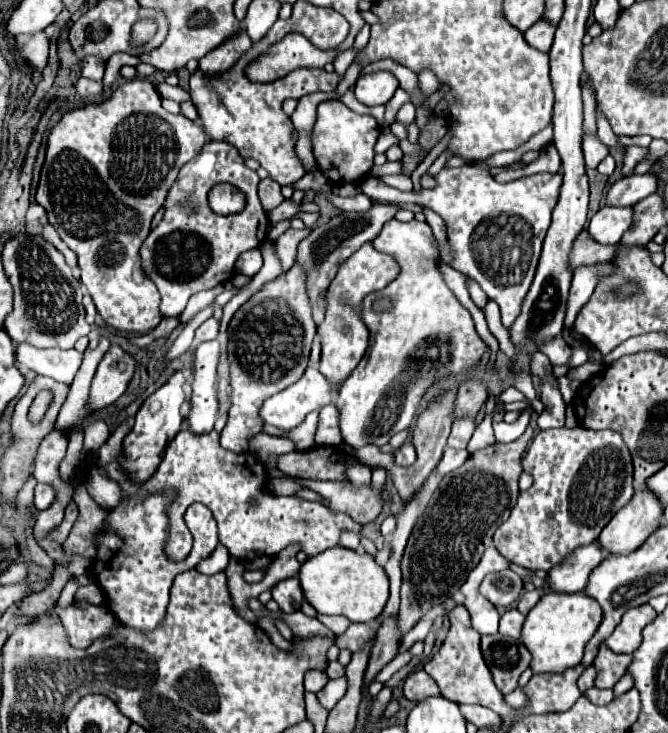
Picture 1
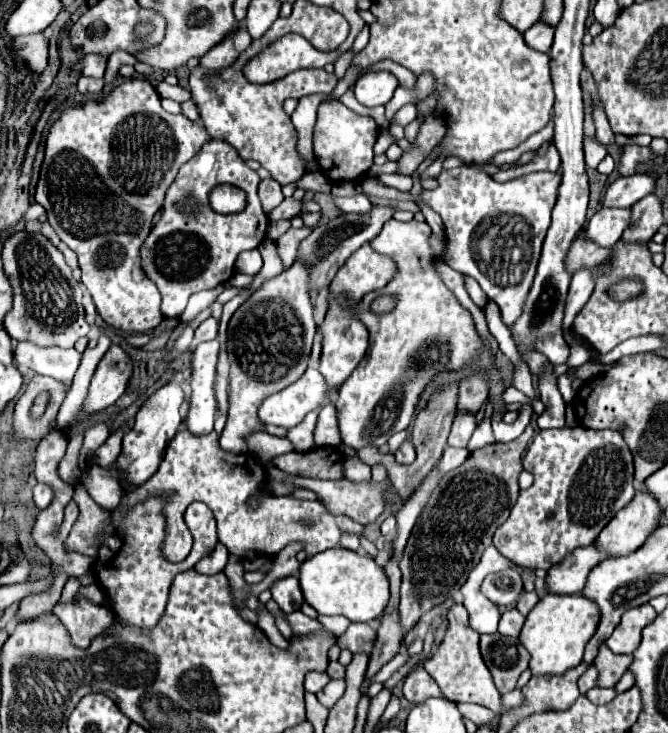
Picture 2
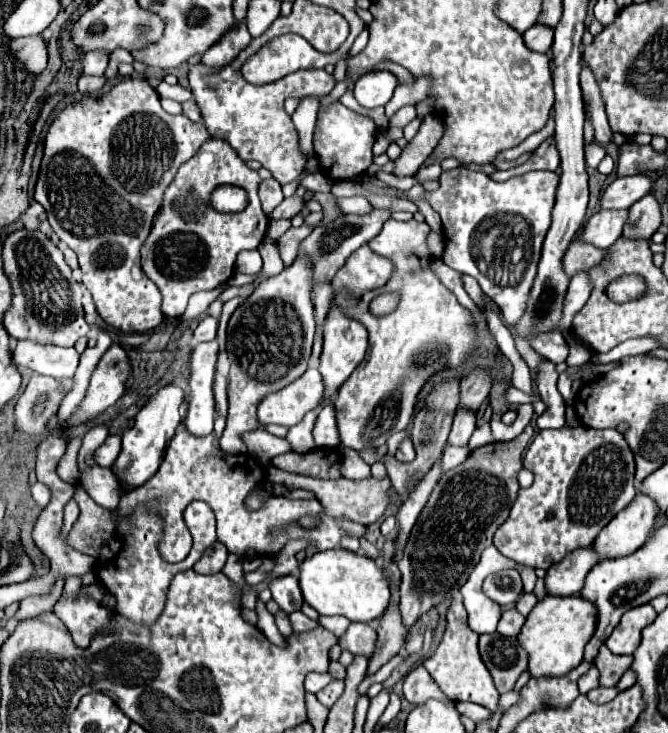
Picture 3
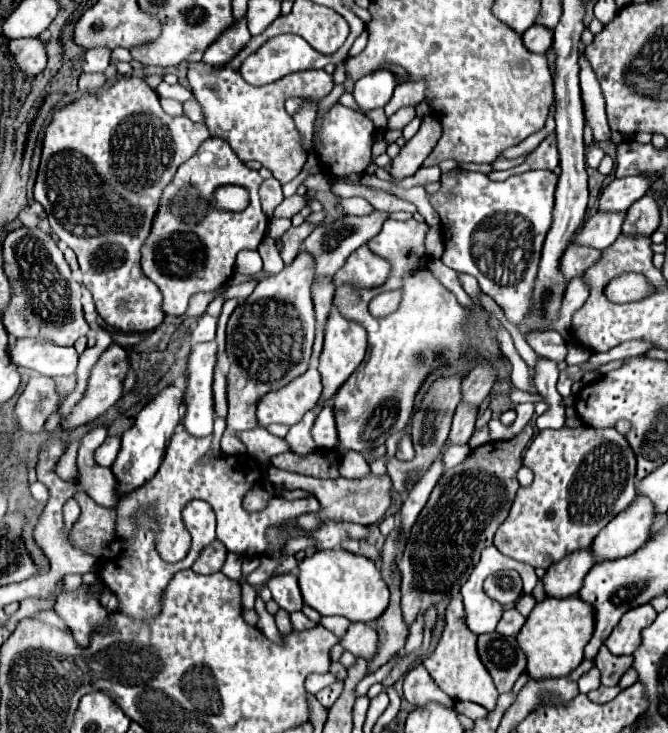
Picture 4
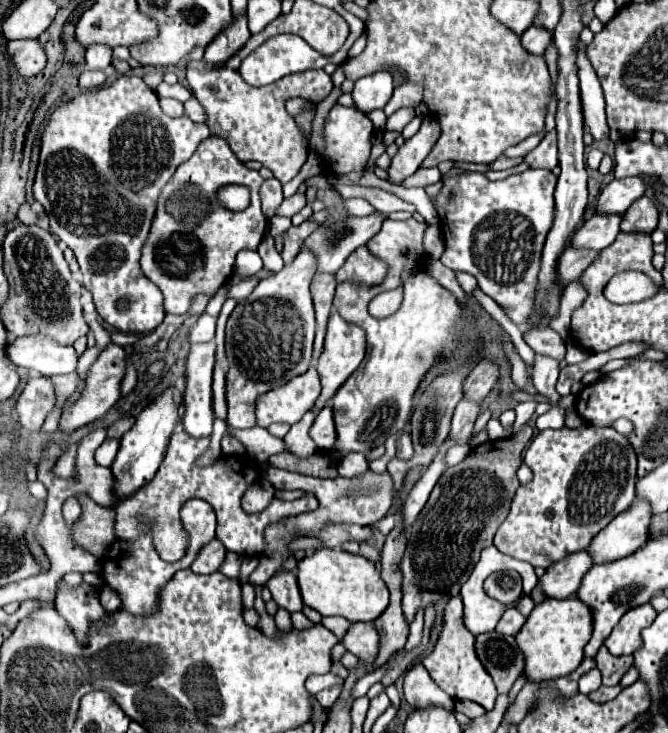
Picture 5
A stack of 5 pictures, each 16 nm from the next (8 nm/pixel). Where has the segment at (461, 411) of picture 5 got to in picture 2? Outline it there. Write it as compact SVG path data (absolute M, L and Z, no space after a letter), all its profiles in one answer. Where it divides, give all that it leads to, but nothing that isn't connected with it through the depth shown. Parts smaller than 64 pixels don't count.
M468 412L456 414L454 424L452 424L452 432L448 436L448 446L464 448L468 444L468 440L470 440L474 428L476 428L476 416L472 416Z

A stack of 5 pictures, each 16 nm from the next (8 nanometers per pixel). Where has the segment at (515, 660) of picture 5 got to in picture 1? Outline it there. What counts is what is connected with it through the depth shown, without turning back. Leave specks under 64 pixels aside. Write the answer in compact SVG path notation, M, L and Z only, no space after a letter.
M502 634L482 636L480 640L482 656L486 666L490 668L496 688L502 694L512 692L518 686L520 674L530 666L530 652L526 652L524 644L516 638L508 638Z

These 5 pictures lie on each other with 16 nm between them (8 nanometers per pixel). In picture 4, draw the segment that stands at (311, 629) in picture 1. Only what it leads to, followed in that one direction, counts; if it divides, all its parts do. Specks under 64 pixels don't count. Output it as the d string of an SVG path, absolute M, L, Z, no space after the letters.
M294 612L294 614L290 614L290 618L292 618L294 630L308 630L308 628L314 628L314 626L316 626L316 624L314 624L312 620L308 620L302 612Z

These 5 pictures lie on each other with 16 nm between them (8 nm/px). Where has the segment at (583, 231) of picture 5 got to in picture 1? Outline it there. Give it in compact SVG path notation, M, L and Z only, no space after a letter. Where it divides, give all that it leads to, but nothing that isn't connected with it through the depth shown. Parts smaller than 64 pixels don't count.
M604 206L592 216L586 232L598 244L604 244L604 246L618 244L622 234L630 228L630 222L632 222L632 208Z

